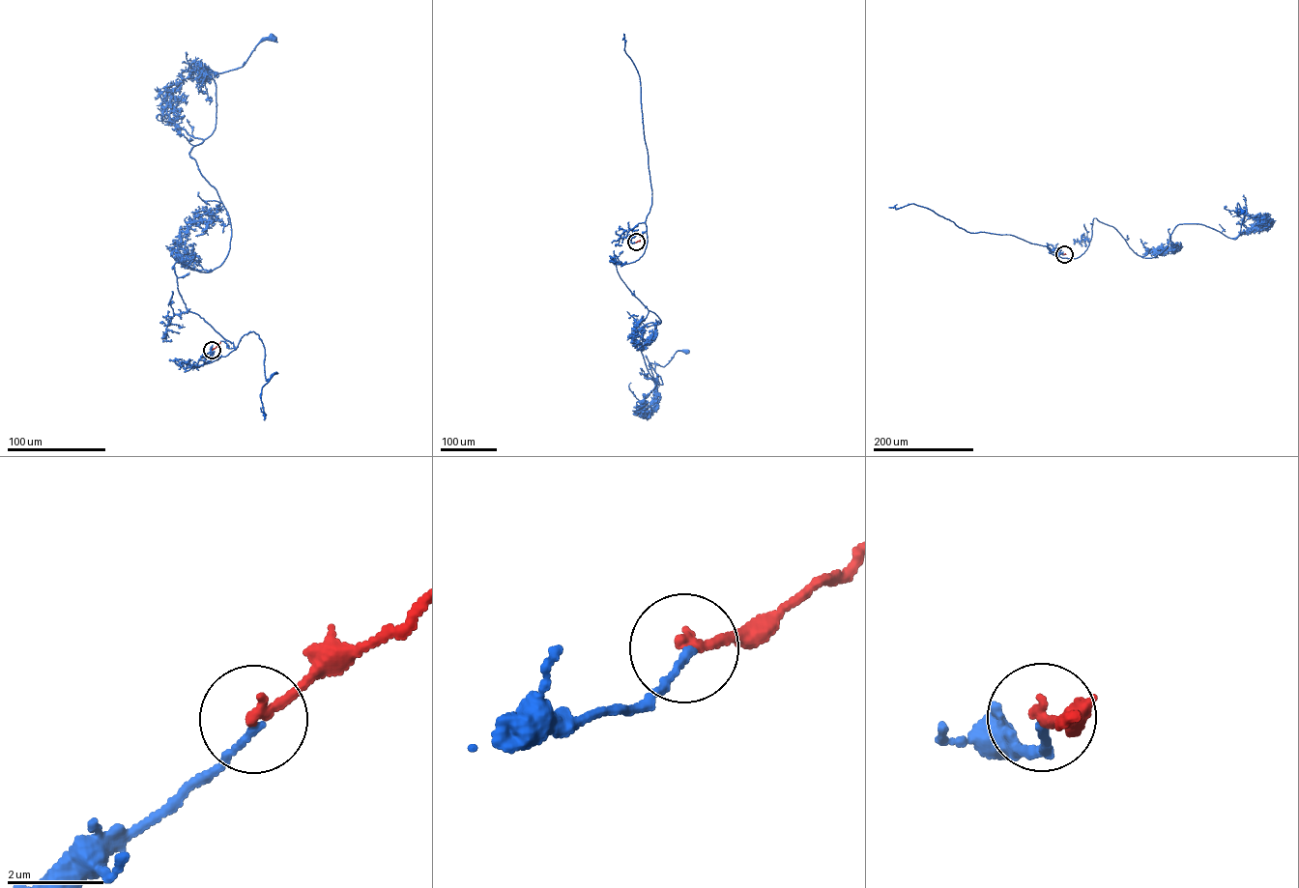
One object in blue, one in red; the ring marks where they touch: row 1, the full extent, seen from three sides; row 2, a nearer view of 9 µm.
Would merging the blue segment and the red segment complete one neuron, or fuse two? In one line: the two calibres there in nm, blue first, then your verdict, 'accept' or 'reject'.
140/220 nm | accept

